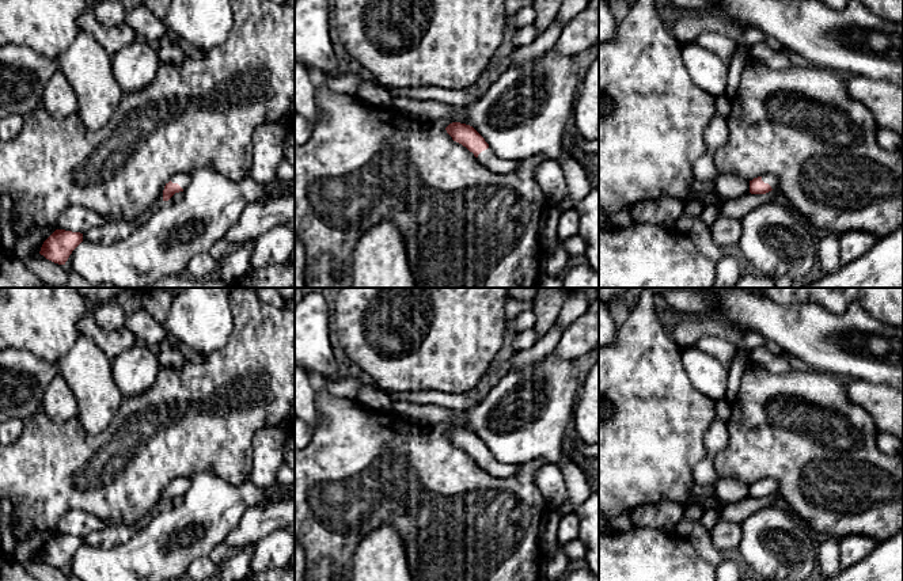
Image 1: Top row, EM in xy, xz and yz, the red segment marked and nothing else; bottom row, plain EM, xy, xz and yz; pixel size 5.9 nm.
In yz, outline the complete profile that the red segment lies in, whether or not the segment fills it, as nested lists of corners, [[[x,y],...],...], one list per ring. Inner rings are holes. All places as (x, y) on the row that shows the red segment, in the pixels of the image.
[[[773,175],[758,176],[750,181],[751,194],[766,194],[777,189],[777,178]]]

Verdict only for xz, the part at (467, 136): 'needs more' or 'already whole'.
needs more

